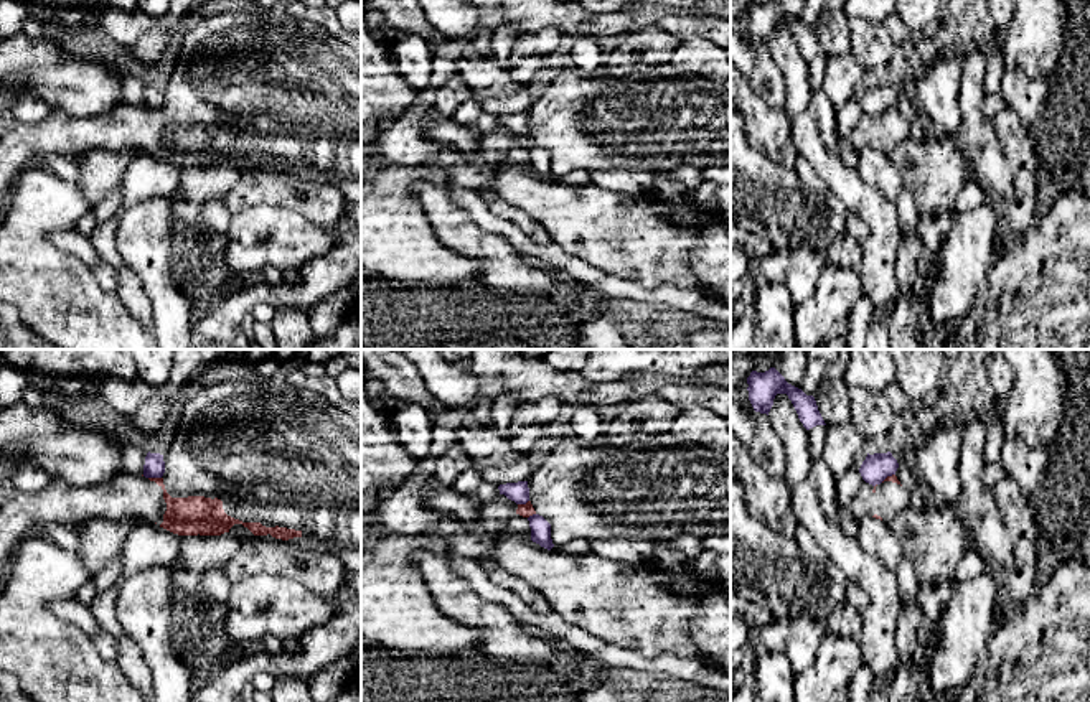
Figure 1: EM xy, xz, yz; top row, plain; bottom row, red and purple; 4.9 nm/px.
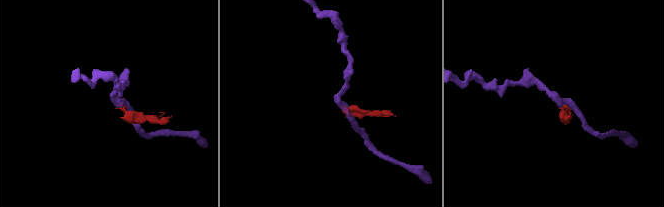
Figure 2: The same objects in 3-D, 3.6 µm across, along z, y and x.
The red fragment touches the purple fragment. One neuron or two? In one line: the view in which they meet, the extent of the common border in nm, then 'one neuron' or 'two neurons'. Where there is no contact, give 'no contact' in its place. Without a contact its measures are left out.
meets red in xy; contact 60 nm long; two neurons

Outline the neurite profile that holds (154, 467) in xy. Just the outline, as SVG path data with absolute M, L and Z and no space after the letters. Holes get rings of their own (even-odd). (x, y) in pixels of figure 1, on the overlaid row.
M148 452L145 456L143 476L145 478L162 478L163 473L165 473L163 455Z

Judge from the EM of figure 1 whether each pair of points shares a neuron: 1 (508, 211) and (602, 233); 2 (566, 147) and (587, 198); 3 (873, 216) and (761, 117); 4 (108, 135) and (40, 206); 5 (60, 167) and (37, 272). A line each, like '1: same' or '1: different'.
1: different
2: different
3: different
4: different
5: different

